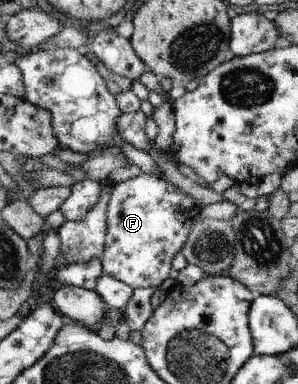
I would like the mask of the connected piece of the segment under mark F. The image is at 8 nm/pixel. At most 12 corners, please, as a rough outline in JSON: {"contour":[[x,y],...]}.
{"contour":[[142,172],[114,184],[103,272],[168,278],[203,206]]}

